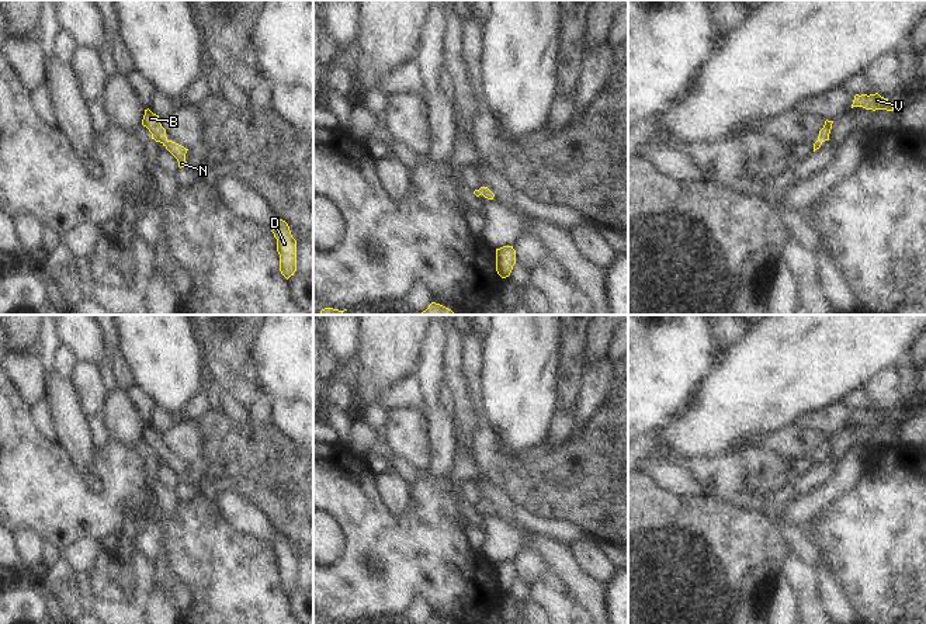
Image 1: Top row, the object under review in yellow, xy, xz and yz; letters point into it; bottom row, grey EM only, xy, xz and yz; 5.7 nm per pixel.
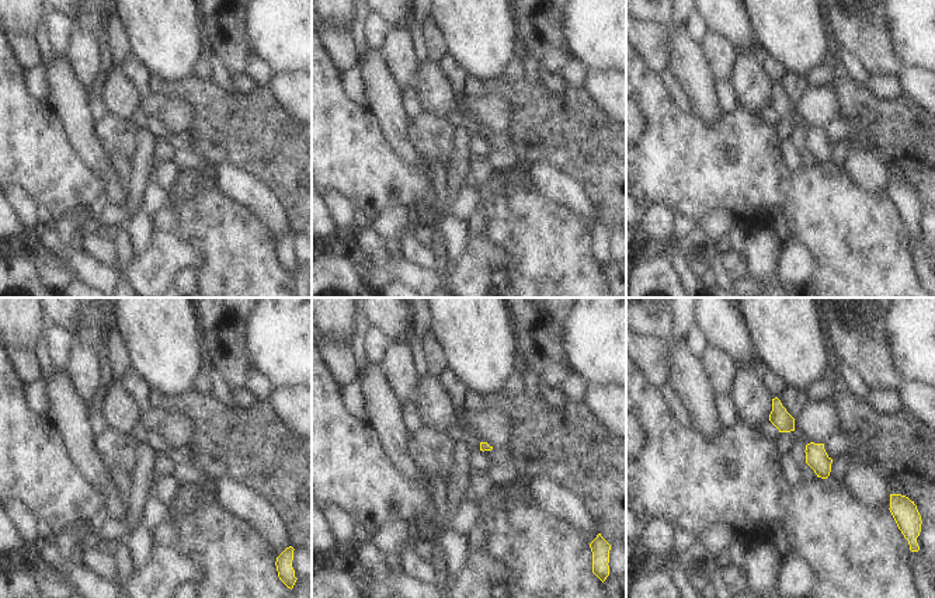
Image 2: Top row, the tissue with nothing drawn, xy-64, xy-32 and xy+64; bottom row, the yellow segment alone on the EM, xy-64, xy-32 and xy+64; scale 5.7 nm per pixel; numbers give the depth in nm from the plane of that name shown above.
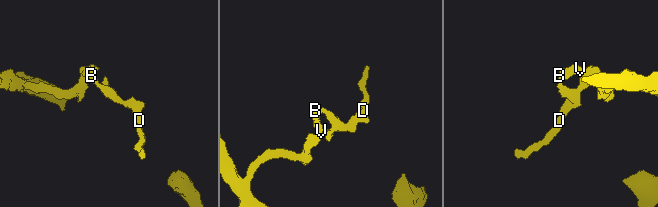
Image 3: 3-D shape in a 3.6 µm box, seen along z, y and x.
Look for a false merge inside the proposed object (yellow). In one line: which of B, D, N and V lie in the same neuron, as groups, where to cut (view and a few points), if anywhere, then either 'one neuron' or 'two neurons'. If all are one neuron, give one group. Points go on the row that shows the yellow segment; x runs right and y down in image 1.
B D N V; no cut; one neuron

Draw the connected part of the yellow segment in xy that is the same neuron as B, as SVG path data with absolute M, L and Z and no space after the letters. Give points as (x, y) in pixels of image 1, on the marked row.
M149 108L145 110L142 125L149 129L149 132L152 134L152 139L160 142L177 159L180 169L191 167L185 162L185 153L188 149L167 139L166 129L162 126L159 115L153 114Z

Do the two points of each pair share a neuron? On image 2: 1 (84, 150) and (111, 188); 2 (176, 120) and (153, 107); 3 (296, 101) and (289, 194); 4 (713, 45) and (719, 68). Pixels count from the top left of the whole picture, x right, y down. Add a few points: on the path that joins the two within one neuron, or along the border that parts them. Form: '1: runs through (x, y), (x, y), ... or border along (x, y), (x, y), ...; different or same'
1: runs through (94, 160), (110, 178); same
2: runs through (170, 114), (163, 107), (159, 107); same
3: border along (273, 94), (296, 121); different
4: runs through (719, 51), (719, 62); same

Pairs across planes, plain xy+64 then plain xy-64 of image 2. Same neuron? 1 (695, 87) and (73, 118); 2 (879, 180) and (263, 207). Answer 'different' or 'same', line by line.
1: same
2: same

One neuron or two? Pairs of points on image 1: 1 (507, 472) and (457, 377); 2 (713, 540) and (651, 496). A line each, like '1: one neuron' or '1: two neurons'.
1: two neurons
2: one neuron

